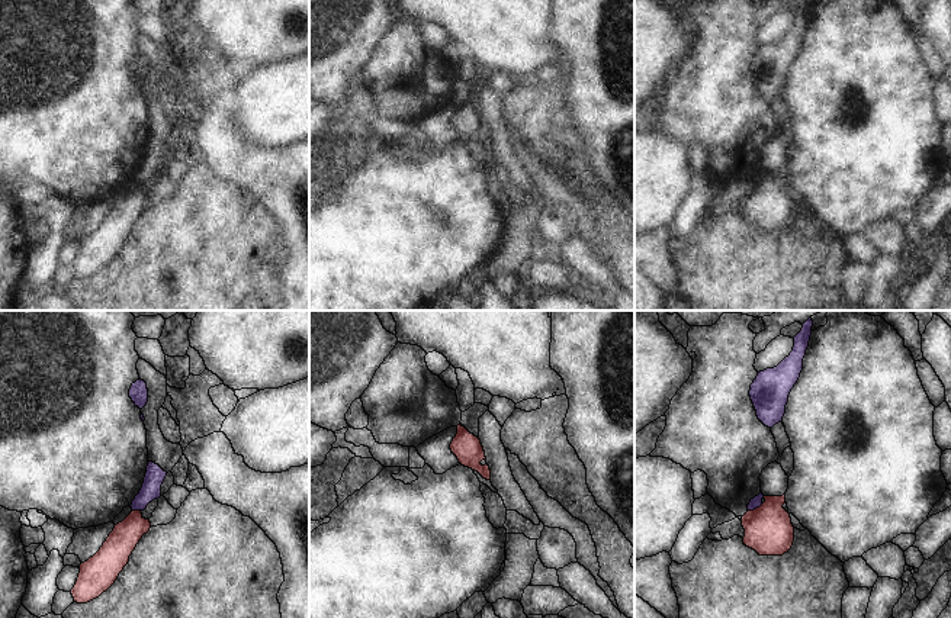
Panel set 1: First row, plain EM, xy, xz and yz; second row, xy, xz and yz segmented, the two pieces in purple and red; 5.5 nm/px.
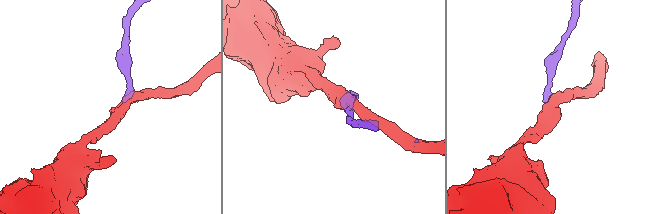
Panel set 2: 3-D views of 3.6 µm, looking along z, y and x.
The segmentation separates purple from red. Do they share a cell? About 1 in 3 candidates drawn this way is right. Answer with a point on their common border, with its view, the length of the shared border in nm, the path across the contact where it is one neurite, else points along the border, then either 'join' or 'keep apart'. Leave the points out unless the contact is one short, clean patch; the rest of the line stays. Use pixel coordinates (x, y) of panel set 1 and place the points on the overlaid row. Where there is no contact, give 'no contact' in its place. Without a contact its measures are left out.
contact yz (755, 508); length 100 nm; border yz (762, 504), (748, 511); keep apart

